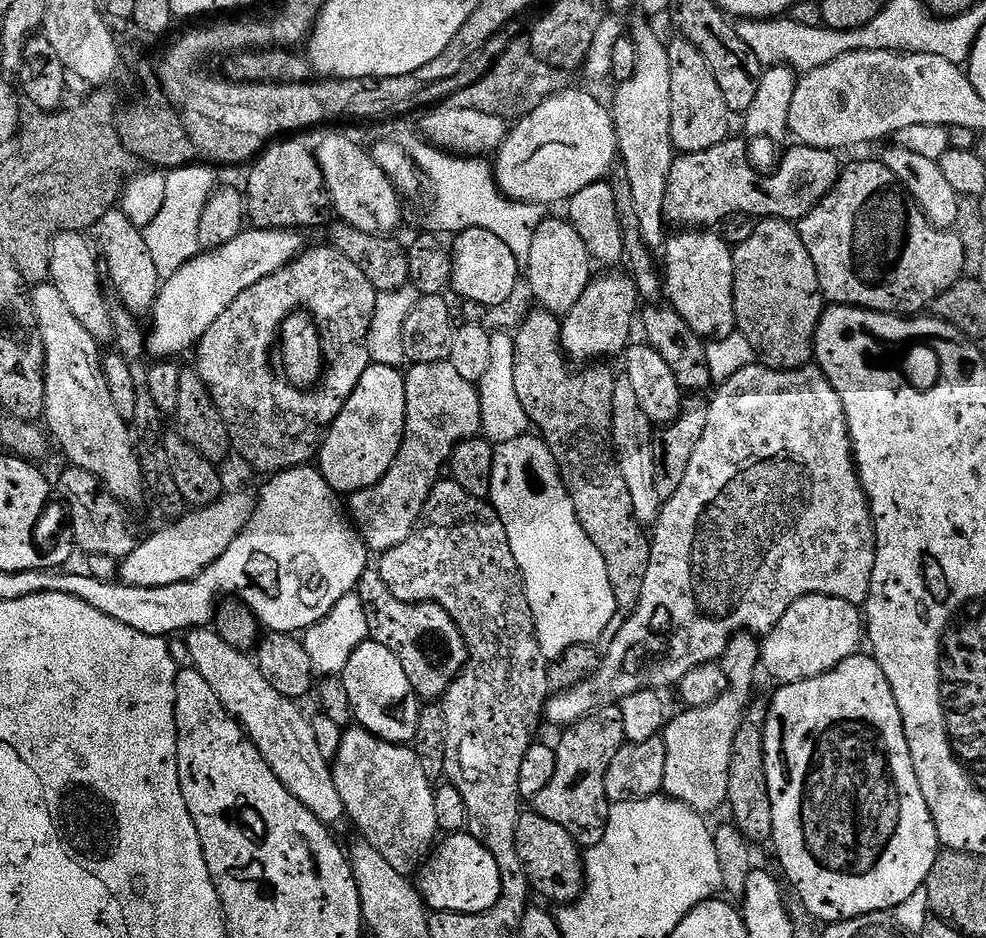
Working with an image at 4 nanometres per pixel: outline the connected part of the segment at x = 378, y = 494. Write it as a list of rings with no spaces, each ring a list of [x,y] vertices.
[[[450,360],[412,364],[409,369],[404,372],[406,422],[398,454],[388,473],[373,488],[350,496],[351,523],[372,554],[394,550],[394,546],[402,546],[410,538],[424,515],[432,487],[441,479],[440,471],[445,471],[452,459],[452,452],[464,440],[479,437],[482,432],[477,385],[462,378]]]

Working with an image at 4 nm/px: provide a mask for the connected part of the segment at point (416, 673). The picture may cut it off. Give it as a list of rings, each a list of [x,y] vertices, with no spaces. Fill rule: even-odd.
[[[376,570],[364,573],[364,579],[358,585],[358,595],[368,619],[369,637],[396,653],[396,657],[402,662],[402,670],[406,670],[406,678],[410,678],[421,701],[436,702],[447,695],[448,687],[455,684],[468,662],[468,644],[447,610],[440,604],[411,604],[394,598],[394,594],[390,594],[386,582],[380,580],[380,573]]]

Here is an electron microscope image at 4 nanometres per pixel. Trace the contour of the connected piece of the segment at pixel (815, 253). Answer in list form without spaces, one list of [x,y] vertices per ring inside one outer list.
[[[879,159],[864,160],[861,164],[850,165],[849,168],[847,165],[841,171],[836,185],[804,215],[804,219],[799,221],[798,227],[802,242],[806,242],[806,250],[810,250],[810,258],[814,258],[814,270],[818,270],[820,291],[823,292],[825,301],[836,306],[869,308],[875,312],[891,312],[893,314],[920,314],[933,304],[943,292],[950,290],[950,286],[954,286],[954,282],[958,282],[965,275],[964,244],[955,236],[955,231],[935,228],[926,218],[922,209],[917,206],[915,200],[902,187],[900,181],[896,179],[894,173]]]

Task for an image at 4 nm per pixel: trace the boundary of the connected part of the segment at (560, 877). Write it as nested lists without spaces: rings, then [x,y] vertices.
[[[534,810],[521,811],[518,830],[516,831],[516,845],[518,846],[518,858],[522,858],[524,872],[528,876],[528,883],[536,888],[548,900],[553,900],[556,906],[572,904],[584,892],[584,852],[580,844],[558,822],[550,822],[550,818],[542,818]]]

